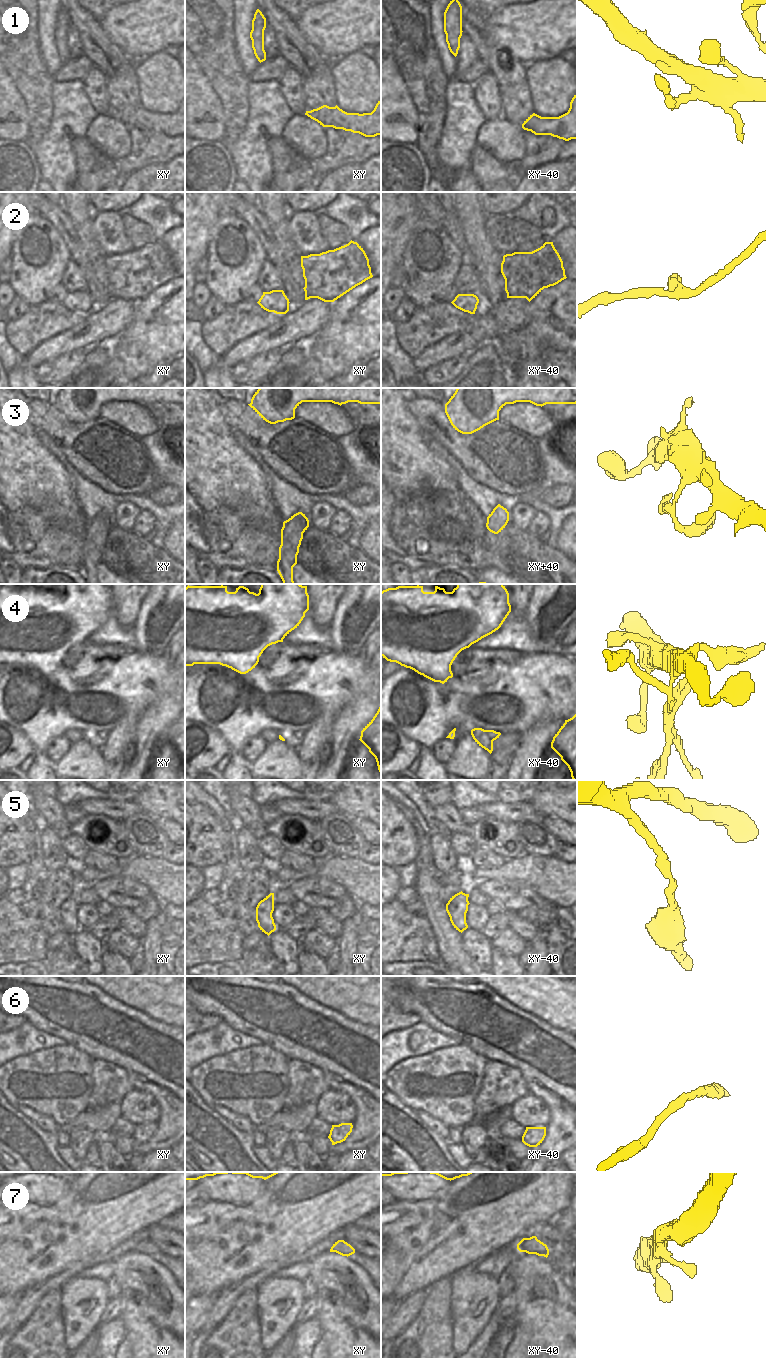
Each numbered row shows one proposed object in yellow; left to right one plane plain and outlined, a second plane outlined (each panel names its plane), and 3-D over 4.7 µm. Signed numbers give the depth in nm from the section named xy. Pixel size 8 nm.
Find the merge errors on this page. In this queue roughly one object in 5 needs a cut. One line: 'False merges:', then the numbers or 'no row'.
False merges: 4

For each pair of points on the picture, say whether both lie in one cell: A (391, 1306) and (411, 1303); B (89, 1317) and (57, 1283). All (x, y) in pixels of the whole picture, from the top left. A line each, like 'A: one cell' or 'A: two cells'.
A: two cells
B: two cells

